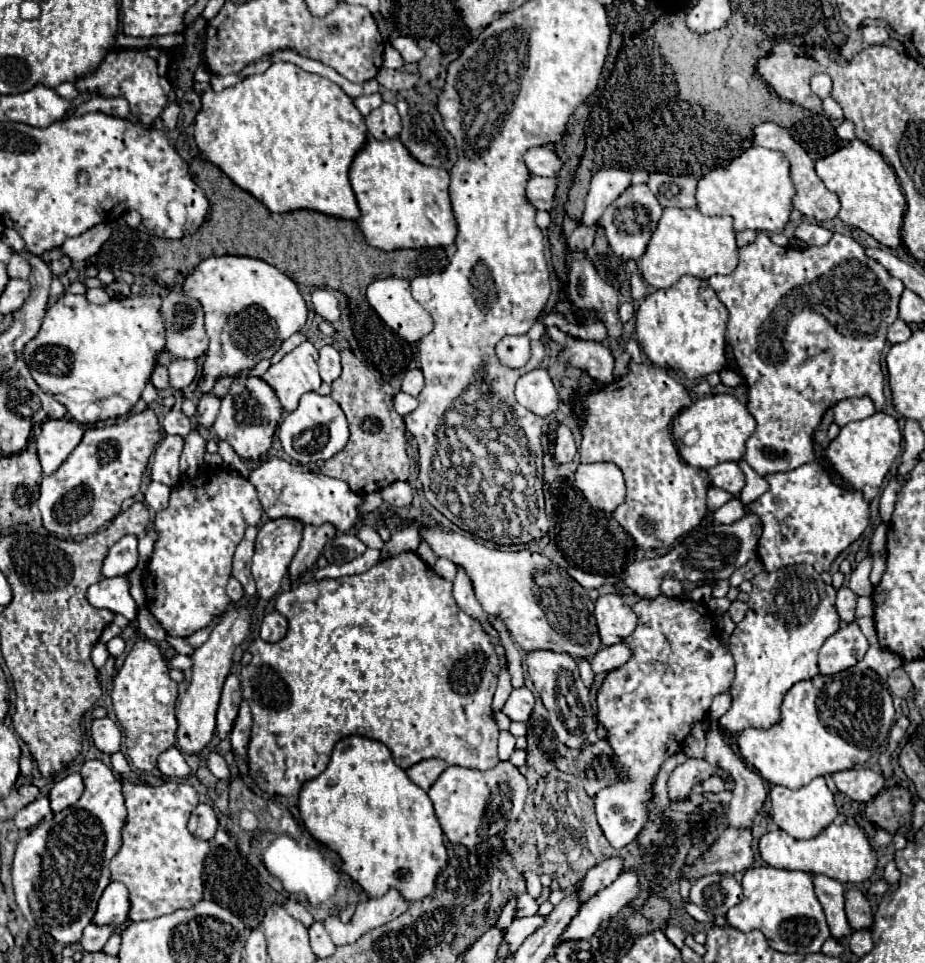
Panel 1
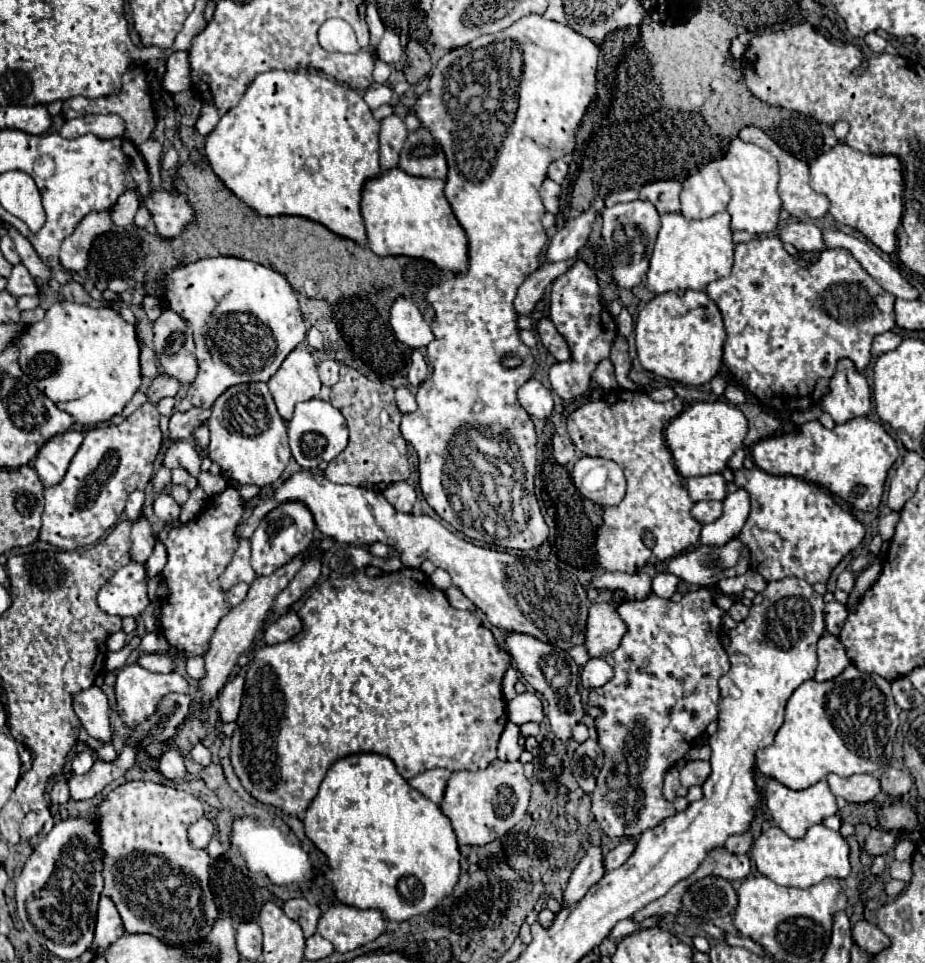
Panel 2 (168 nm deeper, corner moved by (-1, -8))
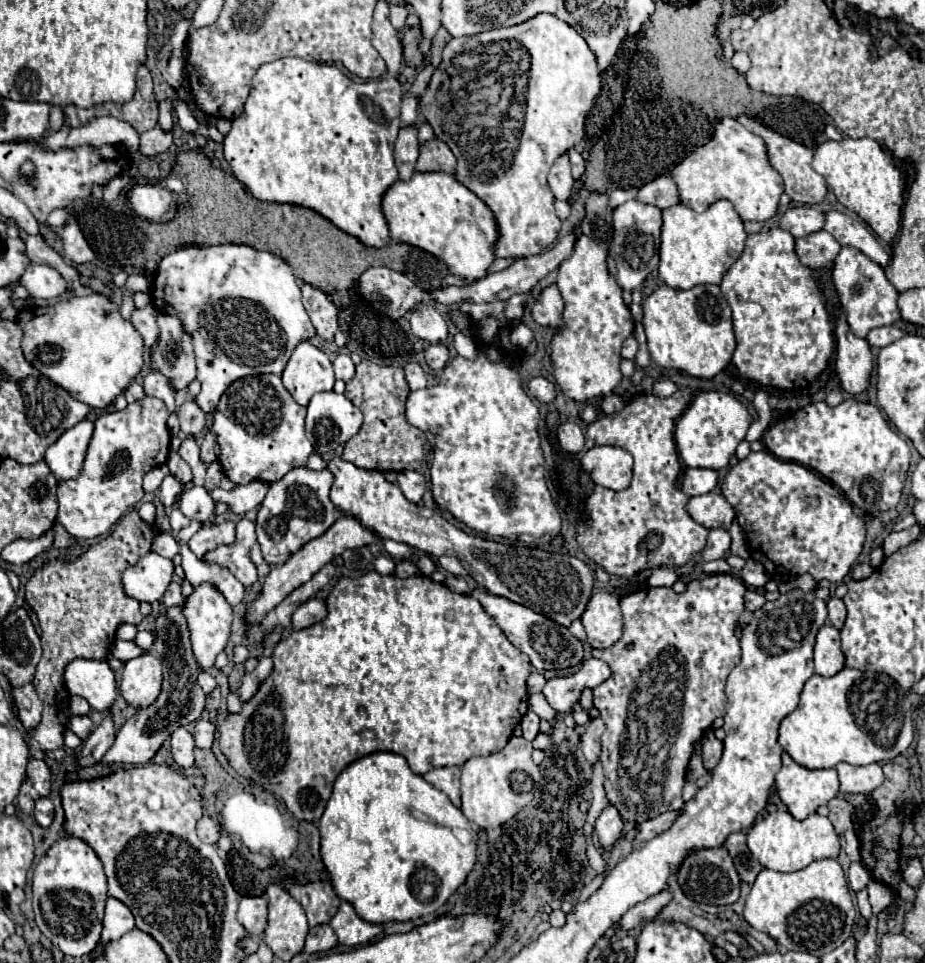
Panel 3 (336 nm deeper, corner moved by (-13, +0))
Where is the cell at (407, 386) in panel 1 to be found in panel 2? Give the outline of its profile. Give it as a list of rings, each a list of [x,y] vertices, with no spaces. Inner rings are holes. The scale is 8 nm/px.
[[[419,349],[413,350],[408,366],[407,378],[410,381],[410,385],[420,387],[422,381],[426,379],[426,375],[428,375],[428,365],[426,365],[426,359],[424,359],[422,351]]]

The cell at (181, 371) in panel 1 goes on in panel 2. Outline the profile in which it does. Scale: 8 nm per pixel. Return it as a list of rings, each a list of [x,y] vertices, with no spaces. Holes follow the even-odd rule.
[[[162,373],[152,381],[148,397],[152,403],[158,403],[162,397],[174,397],[180,391],[180,387],[182,387],[180,381],[174,381],[174,377],[166,377],[166,373]]]

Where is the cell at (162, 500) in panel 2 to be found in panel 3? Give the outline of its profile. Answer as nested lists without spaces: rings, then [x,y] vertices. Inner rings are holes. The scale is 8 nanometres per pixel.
[[[192,487],[190,491],[186,491],[180,499],[178,509],[188,519],[196,519],[202,525],[210,525],[216,519],[216,503],[204,487]]]

